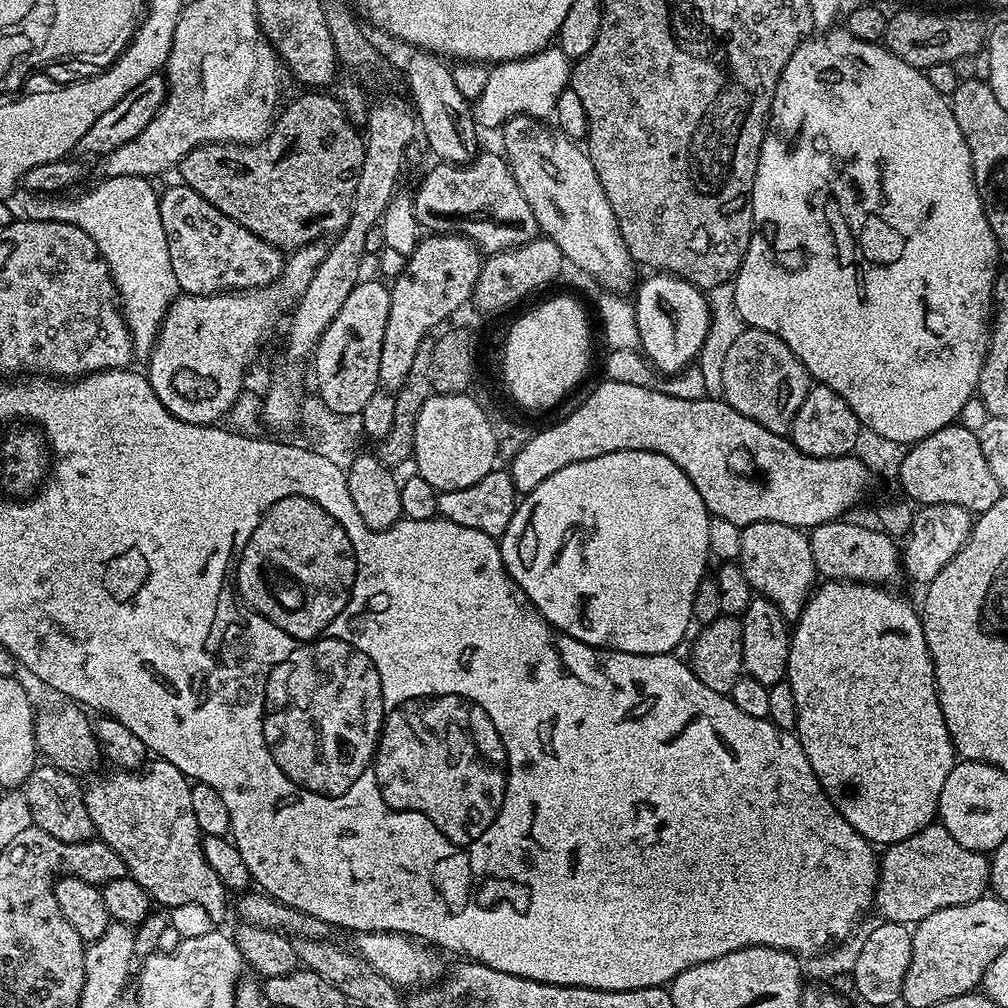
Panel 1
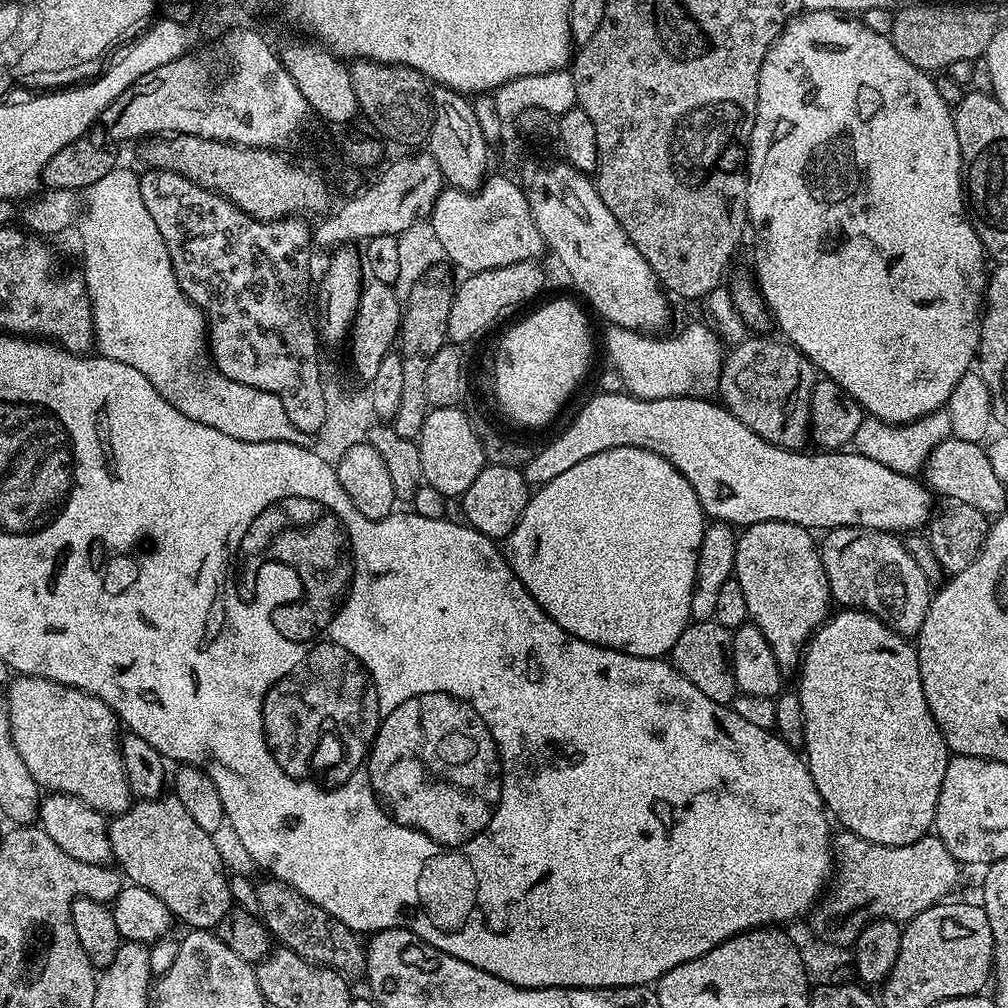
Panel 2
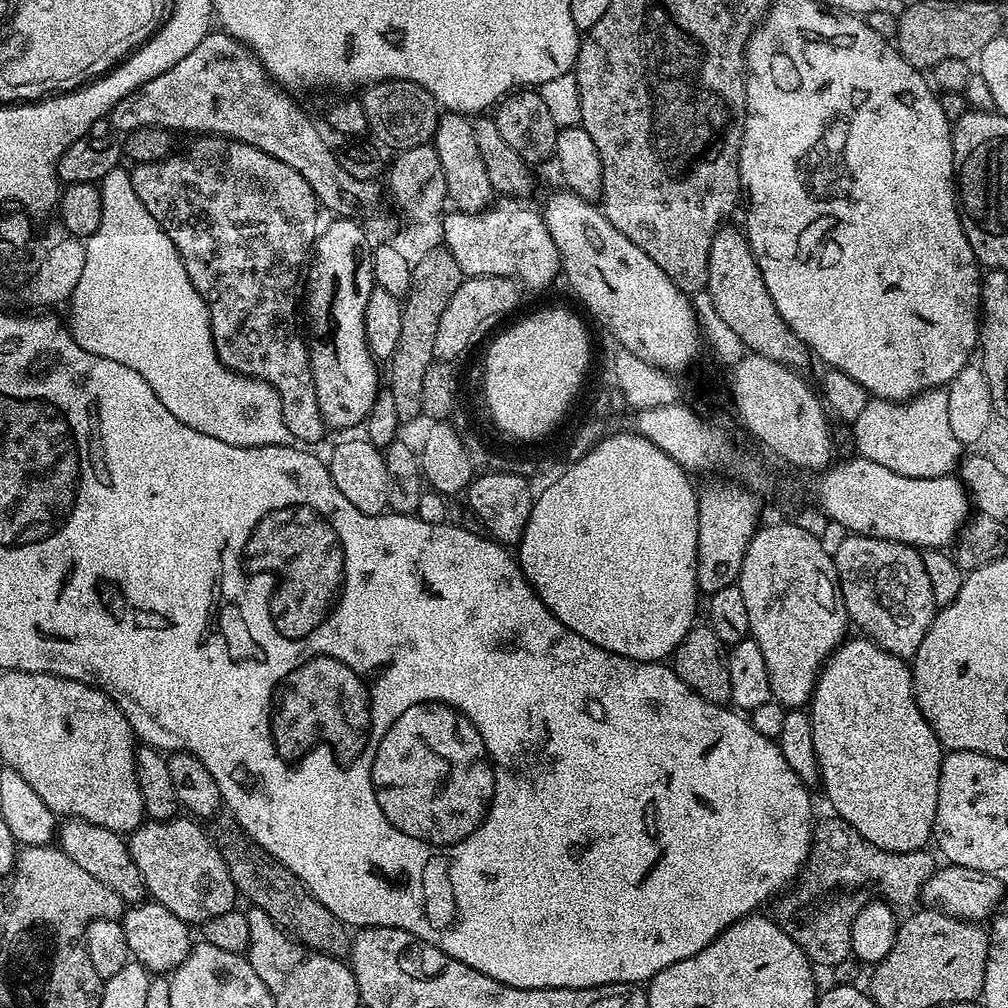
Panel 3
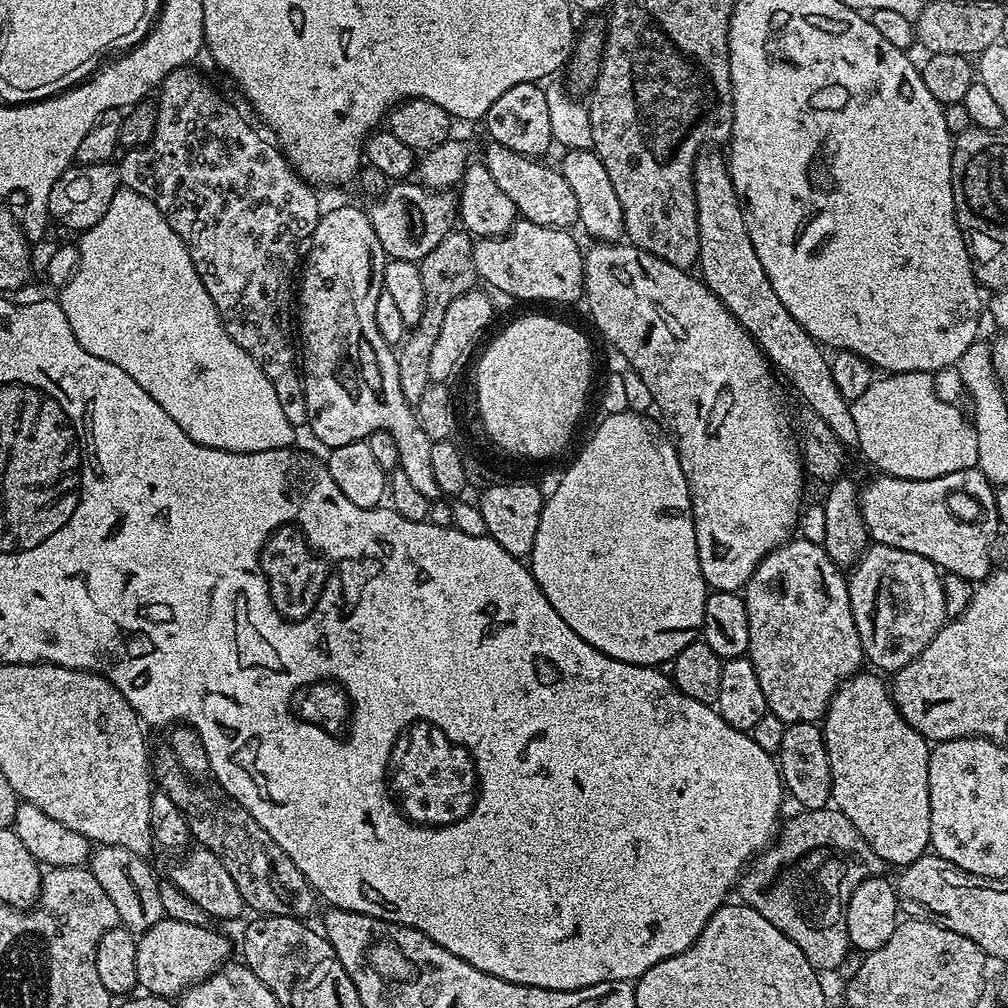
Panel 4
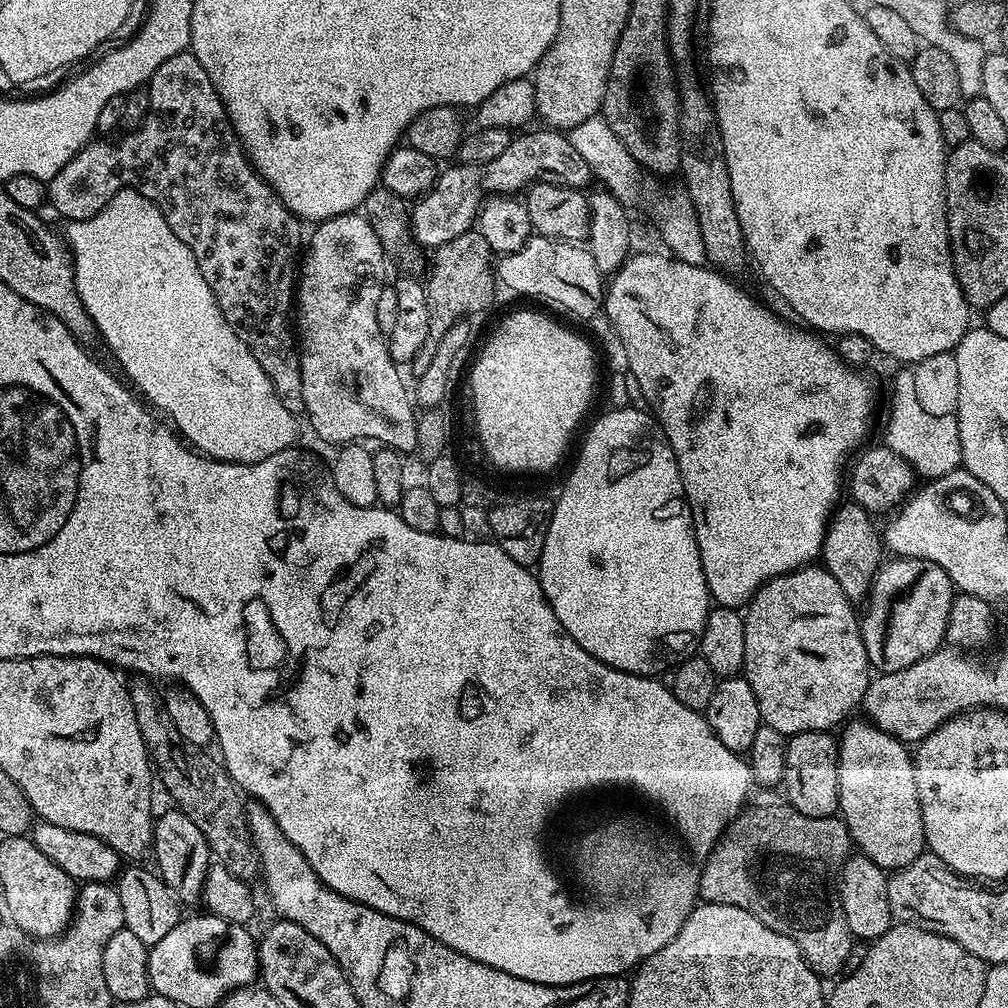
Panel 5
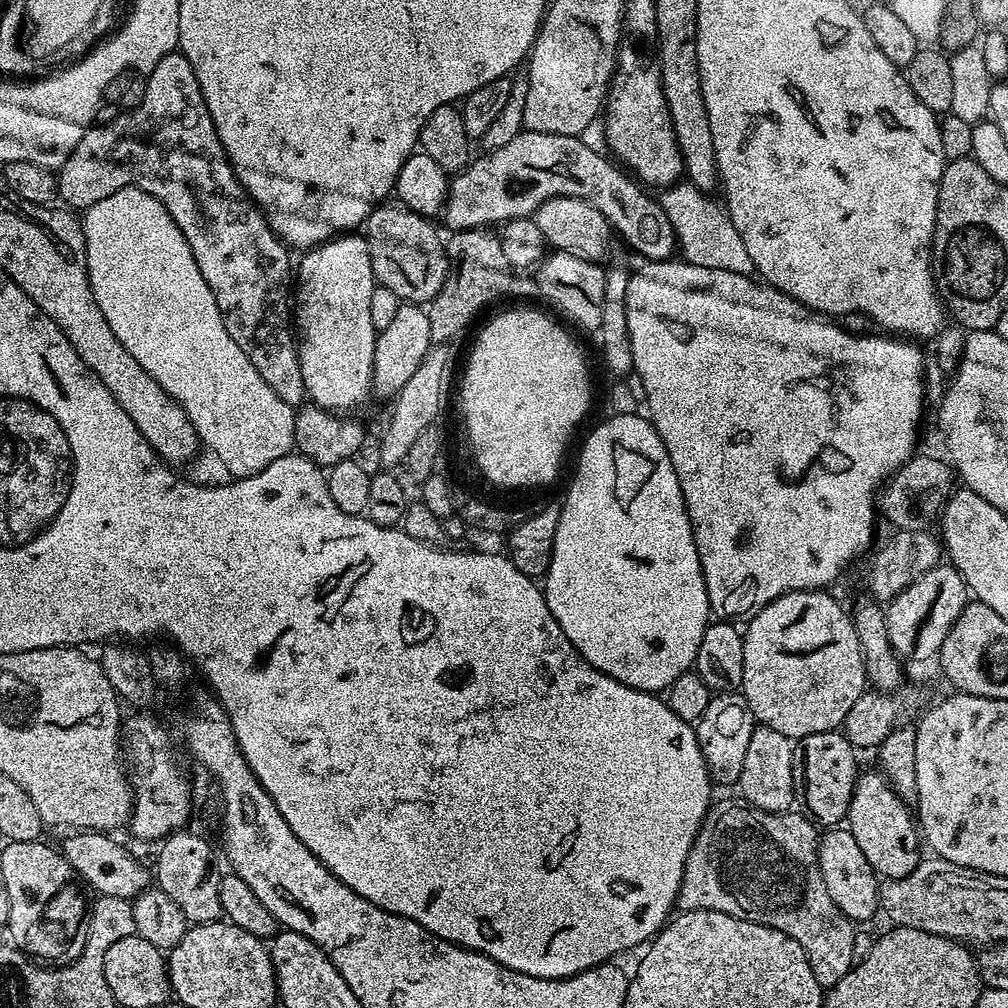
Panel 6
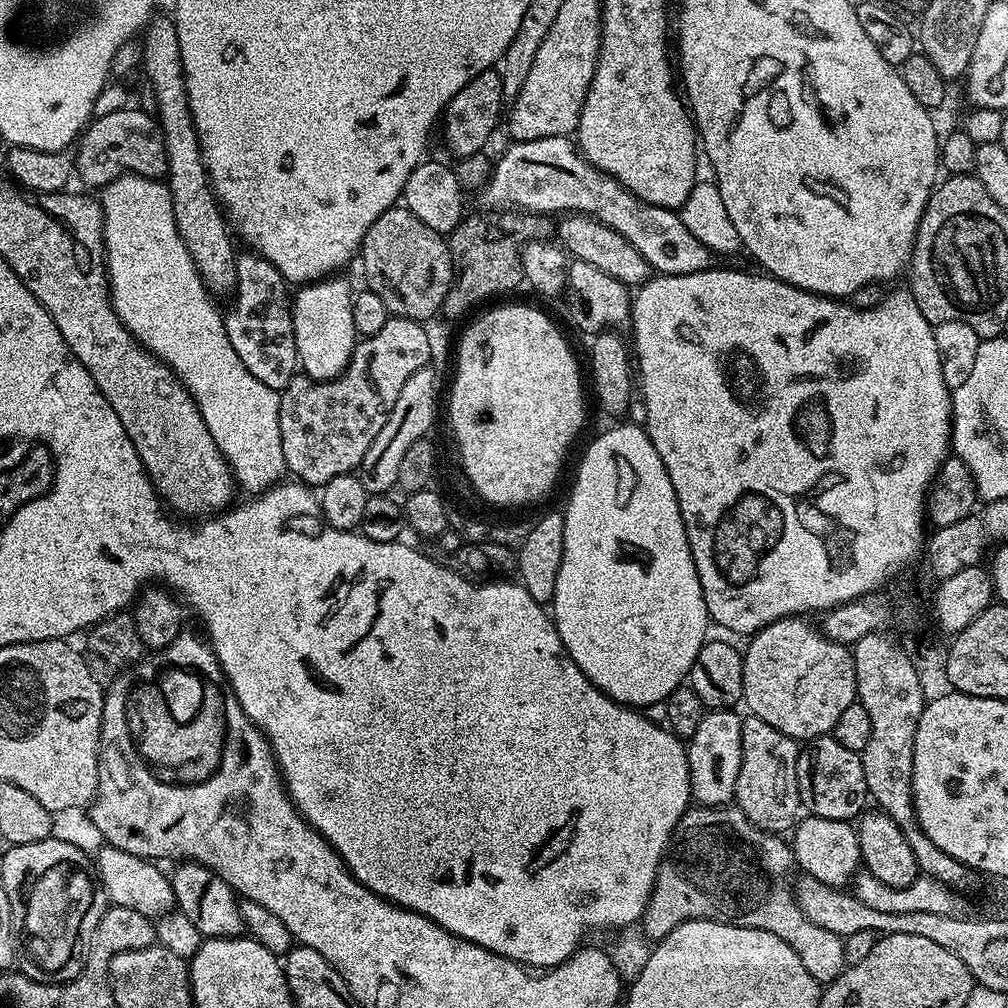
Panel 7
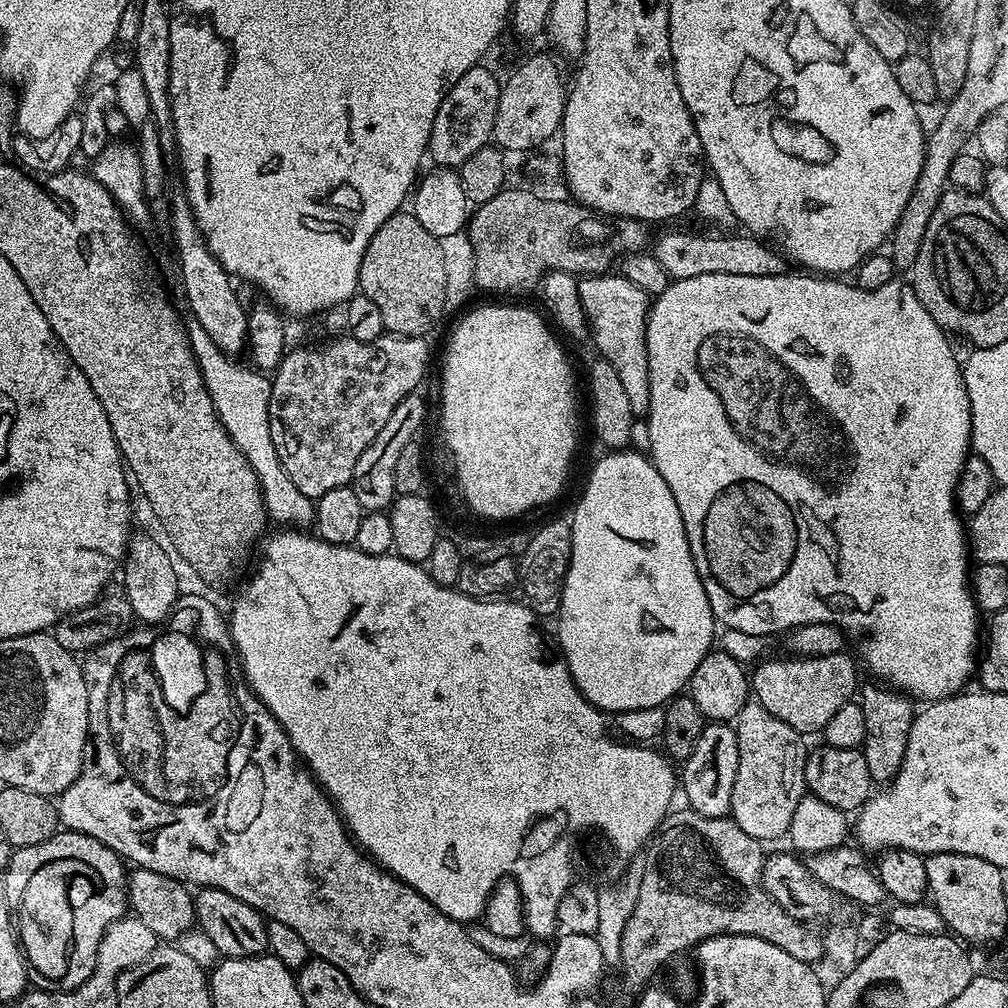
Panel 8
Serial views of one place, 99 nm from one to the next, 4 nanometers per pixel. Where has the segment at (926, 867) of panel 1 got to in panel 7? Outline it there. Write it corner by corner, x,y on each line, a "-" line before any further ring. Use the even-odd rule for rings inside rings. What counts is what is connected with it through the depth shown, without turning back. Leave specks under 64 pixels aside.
692,806
682,814
668,842
668,850
656,867
656,881
642,917
642,932
649,941
661,940
687,920
720,920
754,930
778,934
802,958
802,966
821,985
828,985
844,971
844,937
810,922
798,906
794,891
794,859
792,845
777,833
754,826
746,814
735,806

